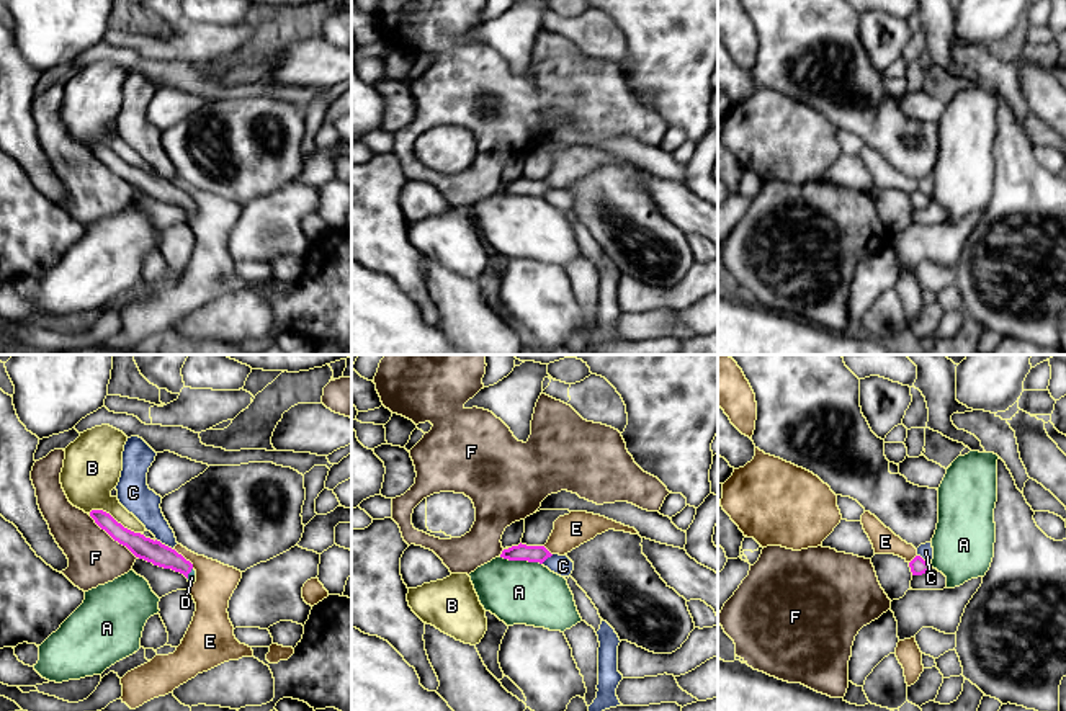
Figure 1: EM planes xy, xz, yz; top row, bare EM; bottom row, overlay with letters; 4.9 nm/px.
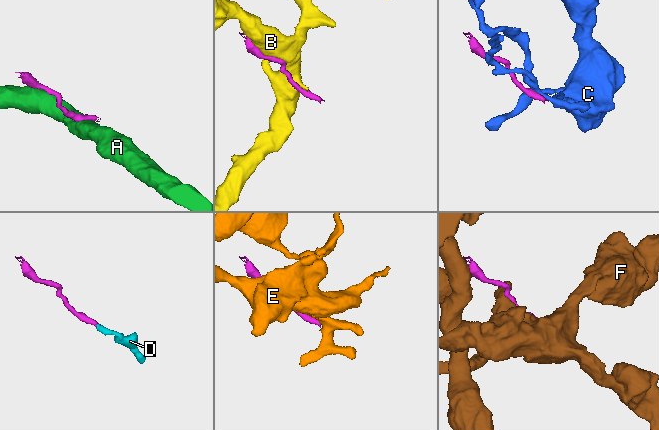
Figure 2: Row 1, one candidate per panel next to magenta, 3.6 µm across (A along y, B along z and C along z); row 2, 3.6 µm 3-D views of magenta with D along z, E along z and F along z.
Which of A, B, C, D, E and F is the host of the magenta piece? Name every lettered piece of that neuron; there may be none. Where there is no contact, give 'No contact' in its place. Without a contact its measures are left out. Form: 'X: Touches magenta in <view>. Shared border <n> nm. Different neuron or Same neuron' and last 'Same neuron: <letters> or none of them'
A: Touches magenta in xz. Shared border 220 nm. Different neuron
B: Touches magenta in xy. Shared border 280 nm. Different neuron
C: Touches magenta in xy. Shared border 110 nm. Different neuron
D: Touches magenta in xy. Shared border 60 nm. Same neuron
E: Touches magenta in xy. Shared border 140 nm. Different neuron
F: Touches magenta in xy. Shared border 320 nm. Different neuron
Same neuron: D

